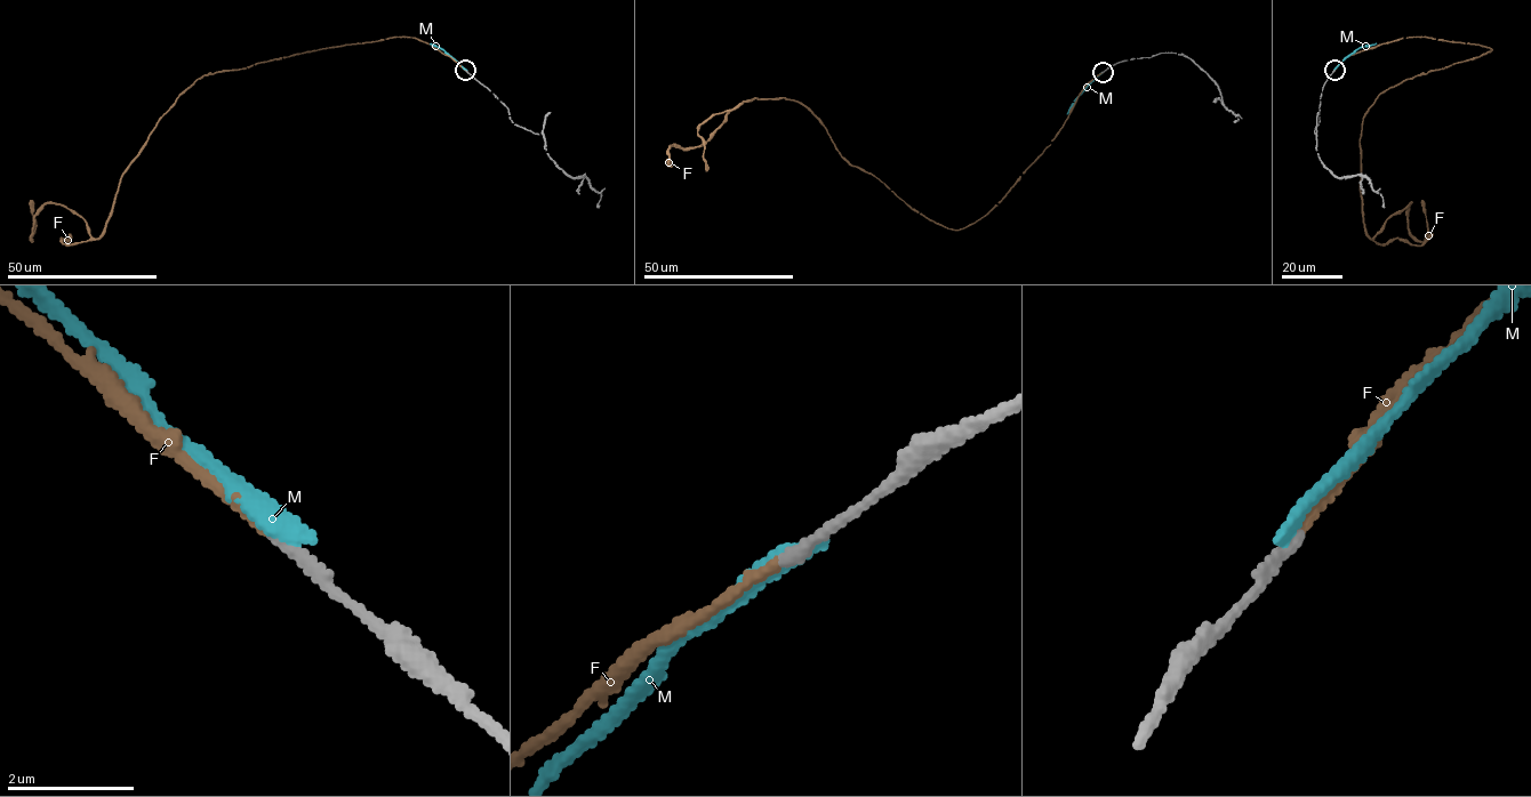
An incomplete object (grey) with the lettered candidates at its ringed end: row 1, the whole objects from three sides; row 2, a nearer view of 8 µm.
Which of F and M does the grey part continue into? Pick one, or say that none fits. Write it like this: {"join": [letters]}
{"join": ["F"]}

